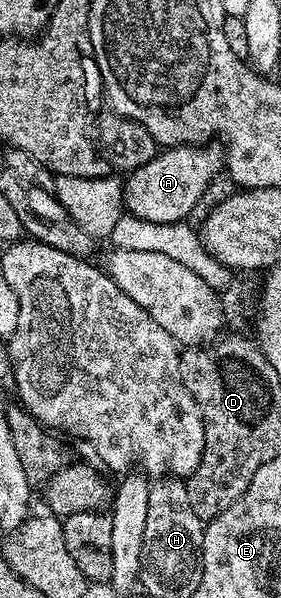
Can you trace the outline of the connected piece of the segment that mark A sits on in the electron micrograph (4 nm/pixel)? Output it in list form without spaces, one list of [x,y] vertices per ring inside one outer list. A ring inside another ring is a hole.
[[[191,144],[163,149],[152,160],[148,160],[148,164],[129,171],[123,192],[125,213],[155,224],[189,219],[189,214],[197,208],[198,201],[205,196],[210,181],[218,173],[223,173],[223,170],[224,150],[221,145]]]

